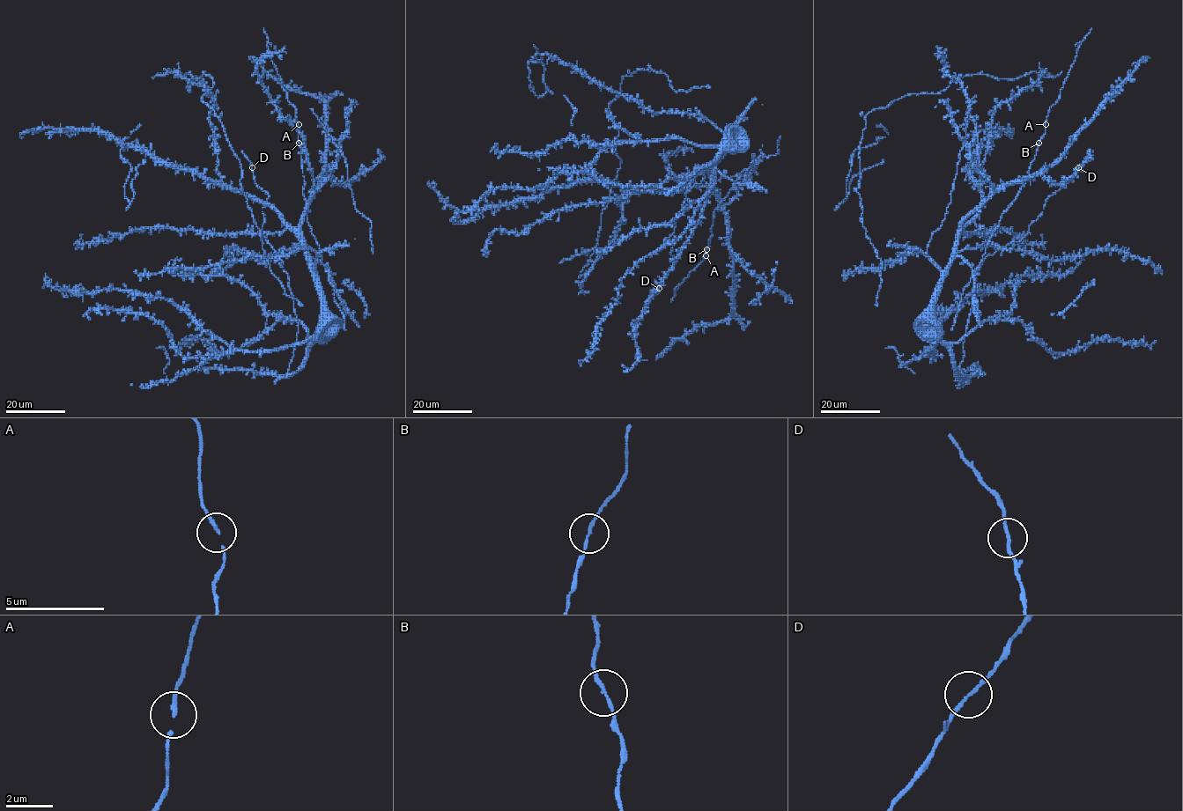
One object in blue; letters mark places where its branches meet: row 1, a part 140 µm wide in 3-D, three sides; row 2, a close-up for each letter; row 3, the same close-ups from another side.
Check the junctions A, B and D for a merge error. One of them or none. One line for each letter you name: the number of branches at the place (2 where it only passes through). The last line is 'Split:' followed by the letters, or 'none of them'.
Split: none of them

